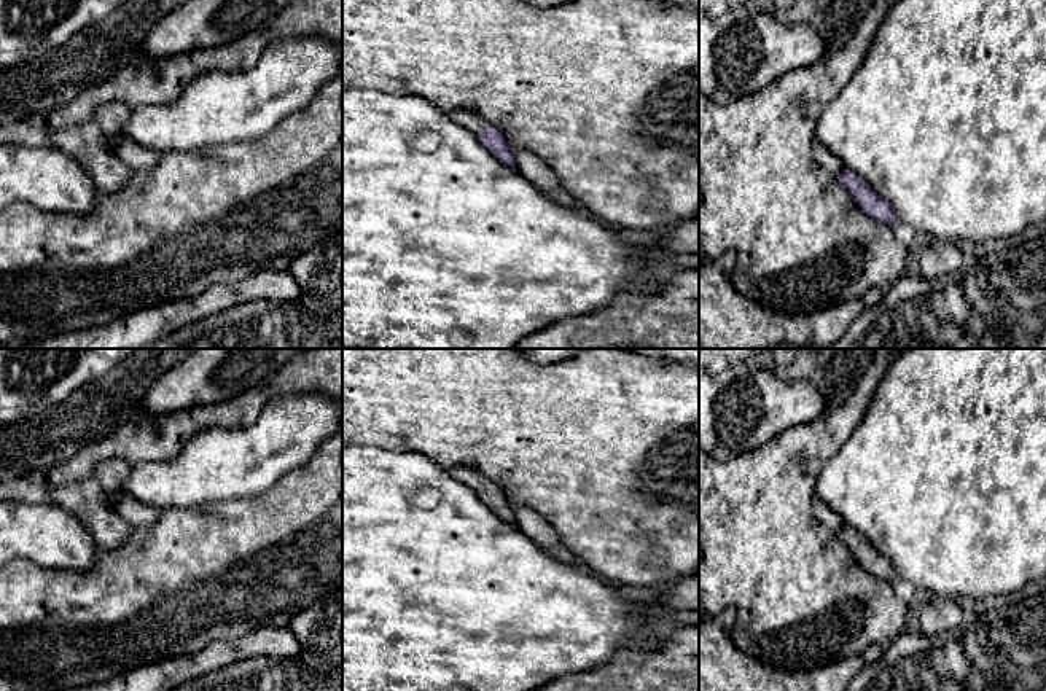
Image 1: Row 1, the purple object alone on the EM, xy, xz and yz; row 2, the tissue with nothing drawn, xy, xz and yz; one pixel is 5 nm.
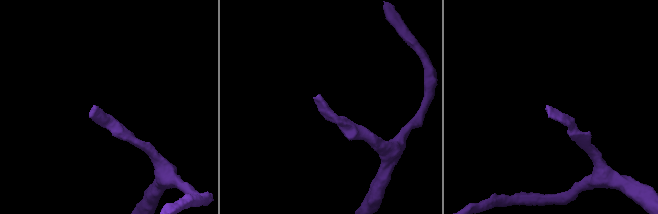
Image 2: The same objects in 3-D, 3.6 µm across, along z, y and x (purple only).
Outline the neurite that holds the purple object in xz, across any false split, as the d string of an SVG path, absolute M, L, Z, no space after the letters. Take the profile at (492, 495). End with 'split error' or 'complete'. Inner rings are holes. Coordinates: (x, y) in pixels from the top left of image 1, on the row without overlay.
M465 467L449 468L447 473L454 479L471 487L478 494L479 500L486 506L494 509L508 524L516 525L516 517L509 500L506 498L503 490L497 484L494 484L487 476L484 476L478 470L471 470Z; split error

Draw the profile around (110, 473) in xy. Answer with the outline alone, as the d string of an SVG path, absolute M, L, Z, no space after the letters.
M121 457L110 459L97 465L96 478L108 497L115 500L116 513L134 529L150 527L158 522L161 511L145 505L121 490L131 465Z

